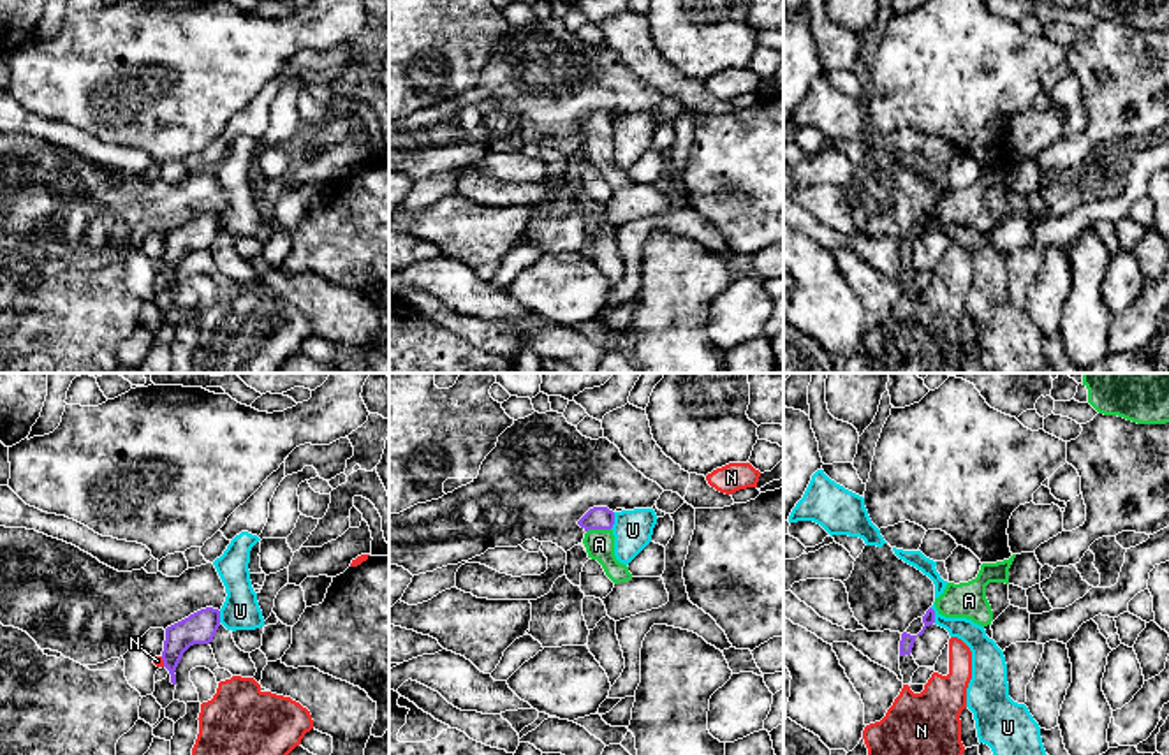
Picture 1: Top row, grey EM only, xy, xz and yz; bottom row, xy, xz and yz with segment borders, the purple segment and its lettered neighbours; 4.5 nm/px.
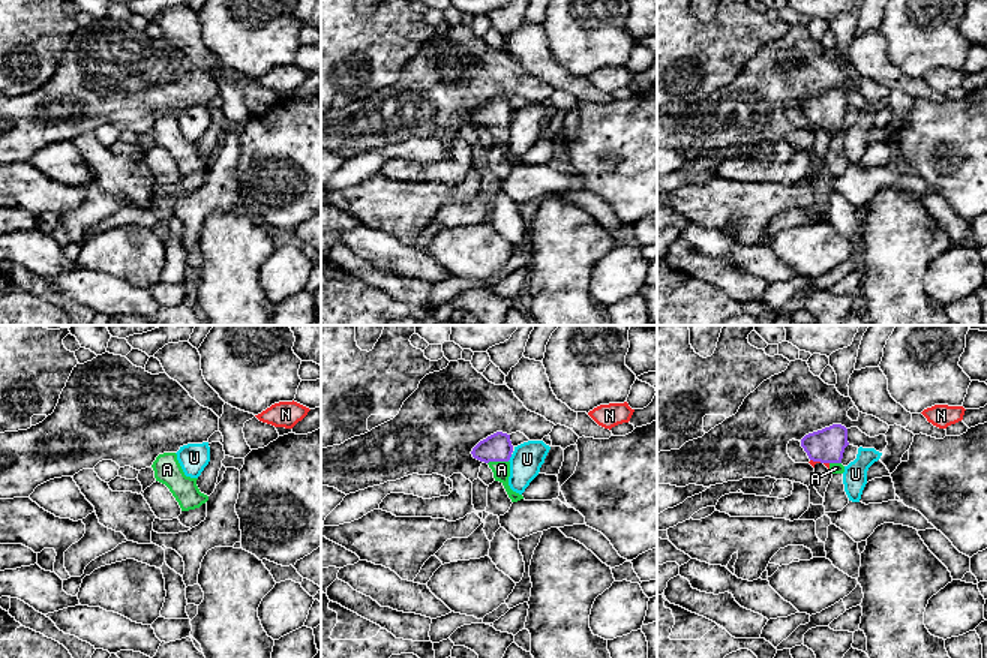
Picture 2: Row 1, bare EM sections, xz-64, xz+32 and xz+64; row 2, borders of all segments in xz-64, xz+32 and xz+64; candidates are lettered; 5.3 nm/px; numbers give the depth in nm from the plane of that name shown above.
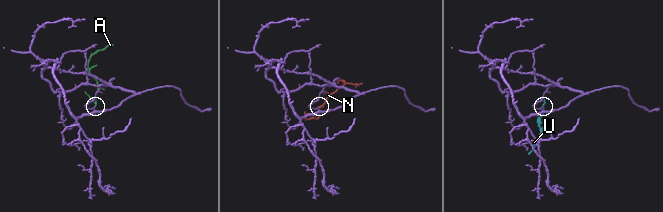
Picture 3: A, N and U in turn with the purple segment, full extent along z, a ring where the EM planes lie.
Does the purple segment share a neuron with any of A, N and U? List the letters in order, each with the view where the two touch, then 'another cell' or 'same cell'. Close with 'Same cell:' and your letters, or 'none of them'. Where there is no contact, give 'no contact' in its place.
A: xz | same cell
N: xy | another cell
U: xz | another cell
Same cell: A

